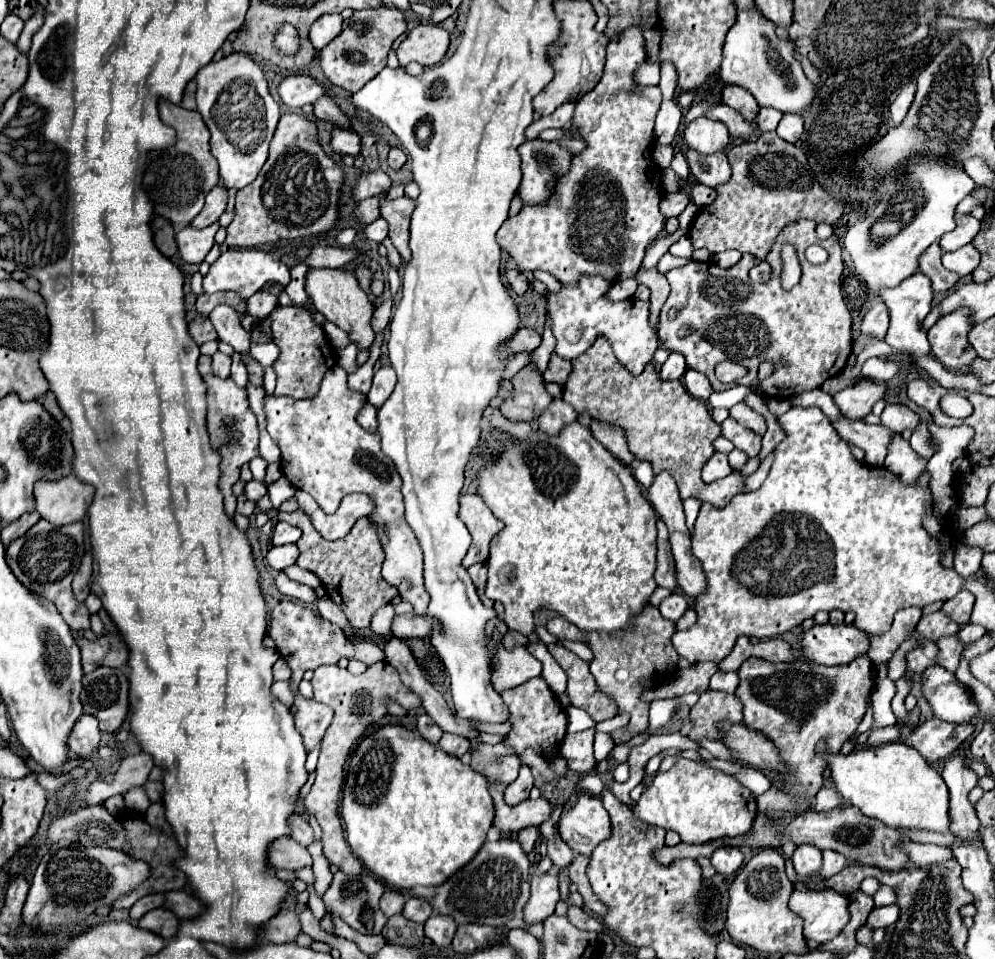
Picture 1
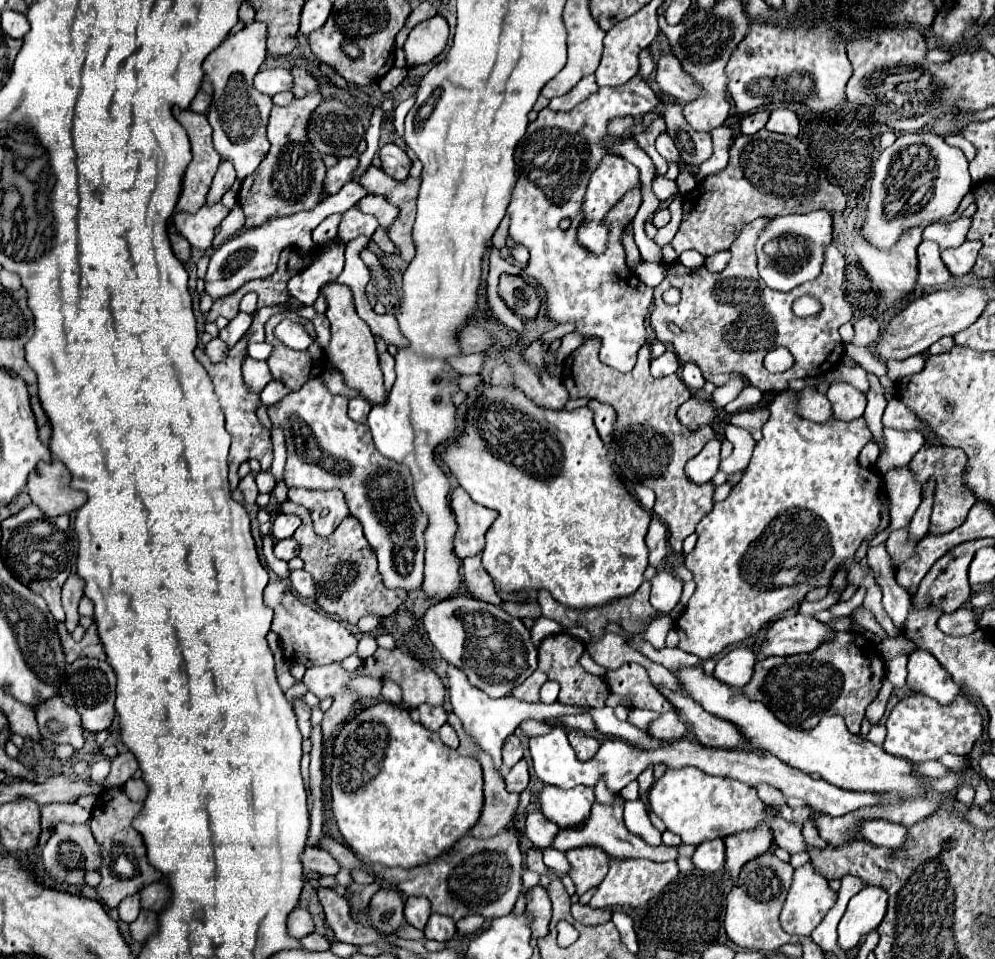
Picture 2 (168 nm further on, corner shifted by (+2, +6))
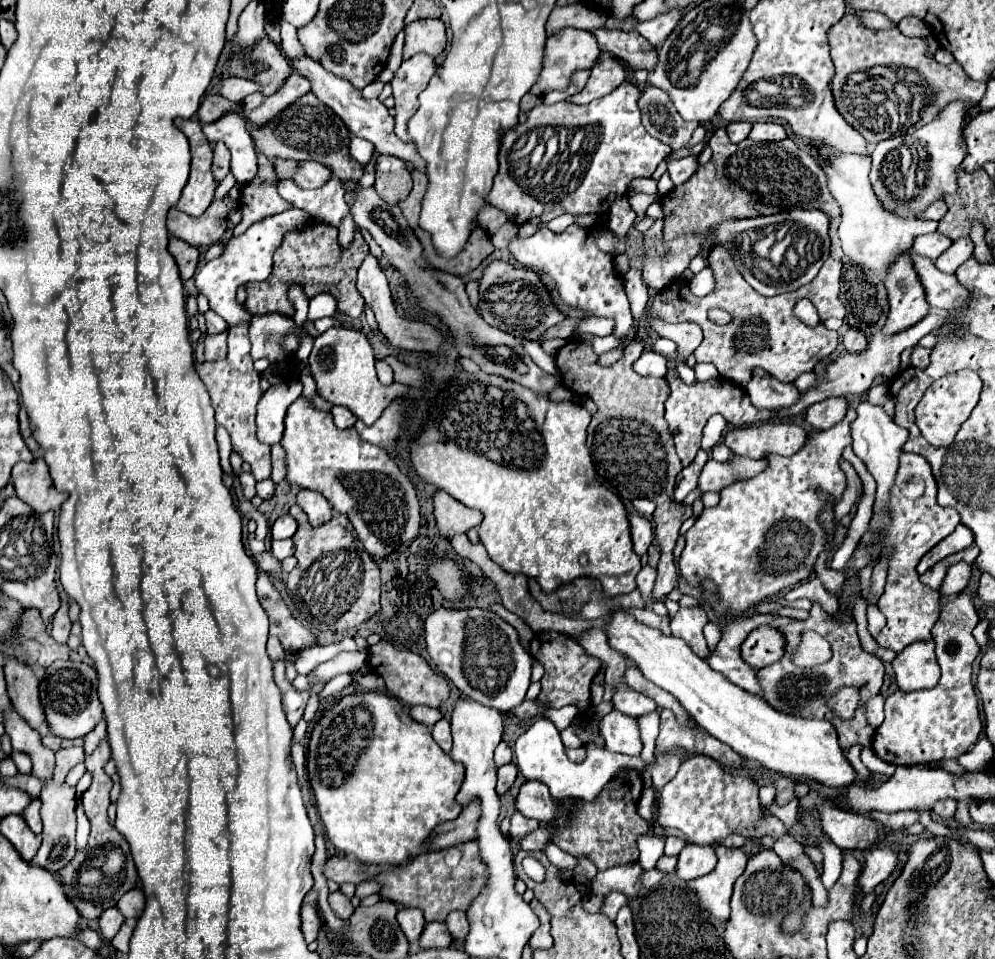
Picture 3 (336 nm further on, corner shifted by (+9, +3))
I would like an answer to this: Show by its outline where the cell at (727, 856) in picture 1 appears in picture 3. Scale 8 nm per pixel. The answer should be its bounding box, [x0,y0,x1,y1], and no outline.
[676,845,716,881]

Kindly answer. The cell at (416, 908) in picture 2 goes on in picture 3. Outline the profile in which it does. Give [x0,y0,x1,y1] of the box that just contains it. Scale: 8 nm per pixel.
[398,909,426,943]

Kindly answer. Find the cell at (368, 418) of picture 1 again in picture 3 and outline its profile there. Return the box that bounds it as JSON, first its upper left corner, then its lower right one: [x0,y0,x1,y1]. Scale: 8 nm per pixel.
[330,405,356,429]

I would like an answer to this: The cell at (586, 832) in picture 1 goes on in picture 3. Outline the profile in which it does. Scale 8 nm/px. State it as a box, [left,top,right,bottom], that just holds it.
[516,781,560,823]

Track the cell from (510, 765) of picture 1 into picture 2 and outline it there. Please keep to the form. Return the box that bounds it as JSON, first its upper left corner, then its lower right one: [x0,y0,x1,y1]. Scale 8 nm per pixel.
[503,734,523,772]

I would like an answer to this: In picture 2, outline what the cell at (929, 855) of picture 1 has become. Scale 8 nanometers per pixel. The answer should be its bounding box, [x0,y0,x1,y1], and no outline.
[859,818,907,848]

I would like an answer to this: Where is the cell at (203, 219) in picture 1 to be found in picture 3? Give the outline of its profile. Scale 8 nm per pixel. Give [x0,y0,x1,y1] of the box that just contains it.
[212,143,230,183]

